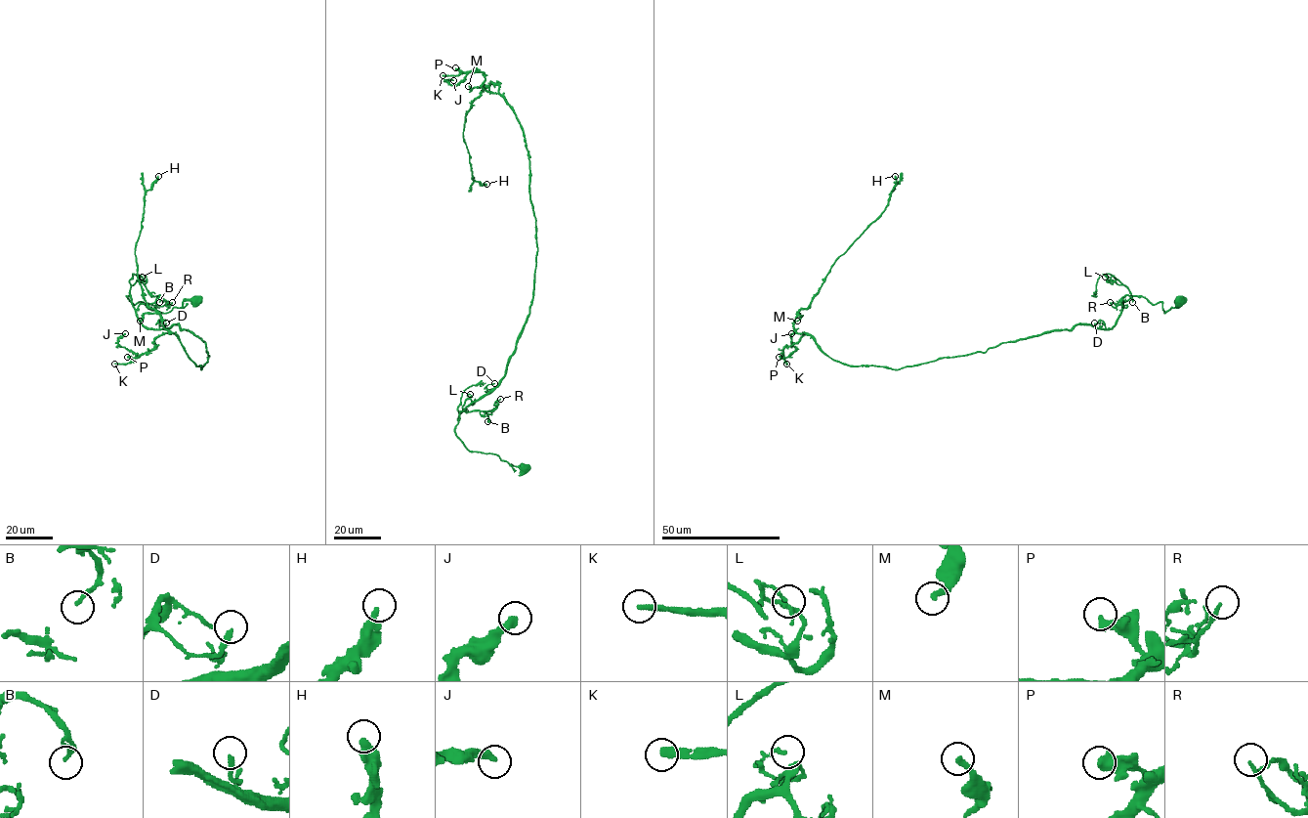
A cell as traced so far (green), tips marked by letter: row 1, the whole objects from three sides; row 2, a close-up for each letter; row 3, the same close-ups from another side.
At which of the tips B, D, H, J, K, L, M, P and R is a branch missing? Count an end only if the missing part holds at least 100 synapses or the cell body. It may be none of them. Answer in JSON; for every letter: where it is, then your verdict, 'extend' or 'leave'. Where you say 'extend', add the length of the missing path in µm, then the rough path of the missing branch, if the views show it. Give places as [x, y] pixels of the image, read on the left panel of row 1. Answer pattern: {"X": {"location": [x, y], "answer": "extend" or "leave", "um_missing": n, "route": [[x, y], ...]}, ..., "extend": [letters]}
{"B": {"location": [159, 302], "answer": "leave"}, "D": {"location": [166, 322], "answer": "leave"}, "H": {"location": [158, 176], "answer": "leave"}, "J": {"location": [125, 333], "answer": "leave"}, "K": {"location": [114, 364], "answer": "extend", "um_missing": 90}, "L": {"location": [142, 277], "answer": "leave"}, "M": {"location": [140, 321], "answer": "leave"}, "P": {"location": [127, 357], "answer": "leave"}, "R": {"location": [172, 302], "answer": "leave"}, "extend": ["K"]}

